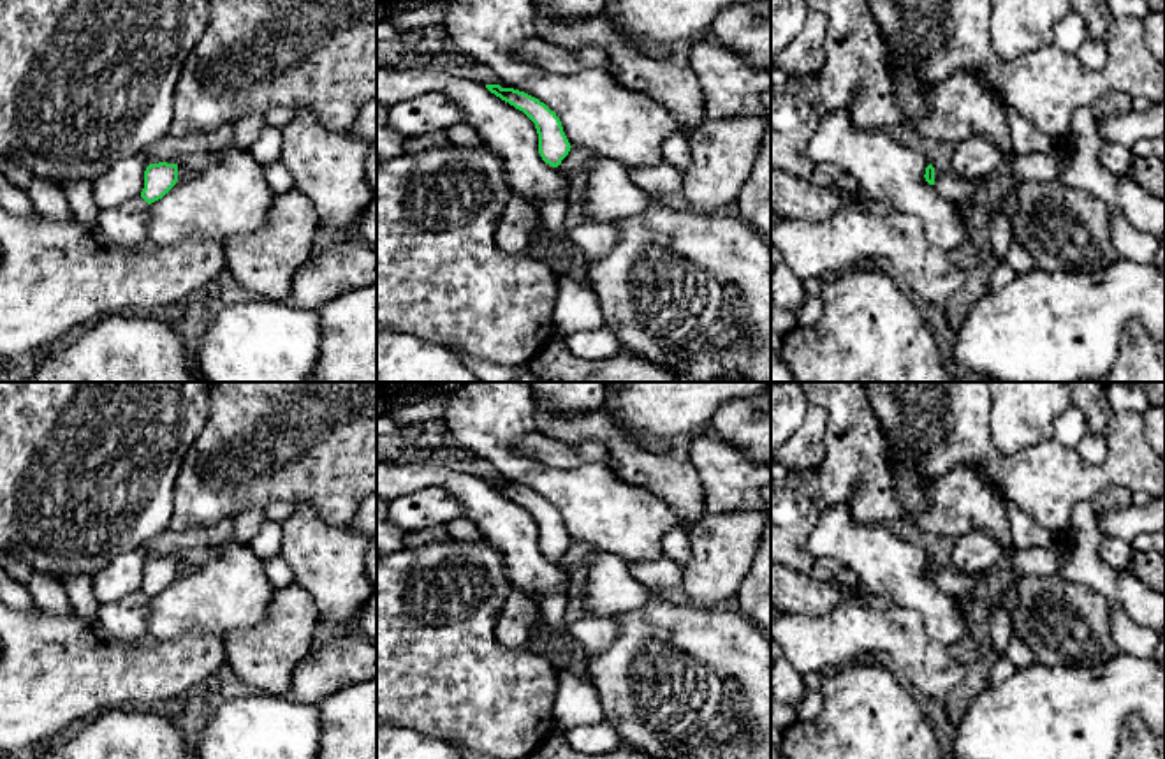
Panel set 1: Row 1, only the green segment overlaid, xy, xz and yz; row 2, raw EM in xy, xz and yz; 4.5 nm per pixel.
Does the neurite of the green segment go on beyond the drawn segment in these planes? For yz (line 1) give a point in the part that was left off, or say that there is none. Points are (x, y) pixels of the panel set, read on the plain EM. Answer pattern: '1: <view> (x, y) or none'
1: none

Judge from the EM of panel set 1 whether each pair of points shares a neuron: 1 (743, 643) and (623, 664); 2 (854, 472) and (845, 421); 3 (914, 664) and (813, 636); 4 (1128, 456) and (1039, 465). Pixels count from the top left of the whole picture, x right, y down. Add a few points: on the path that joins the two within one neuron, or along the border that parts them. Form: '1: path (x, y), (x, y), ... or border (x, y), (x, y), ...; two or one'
1: path (711, 659), (662, 661), (652, 648); one
2: path (854, 460), (852, 434); one
3: path (889, 640), (886, 636), (838, 636); one
4: path (1106, 474), (1062, 474); one

